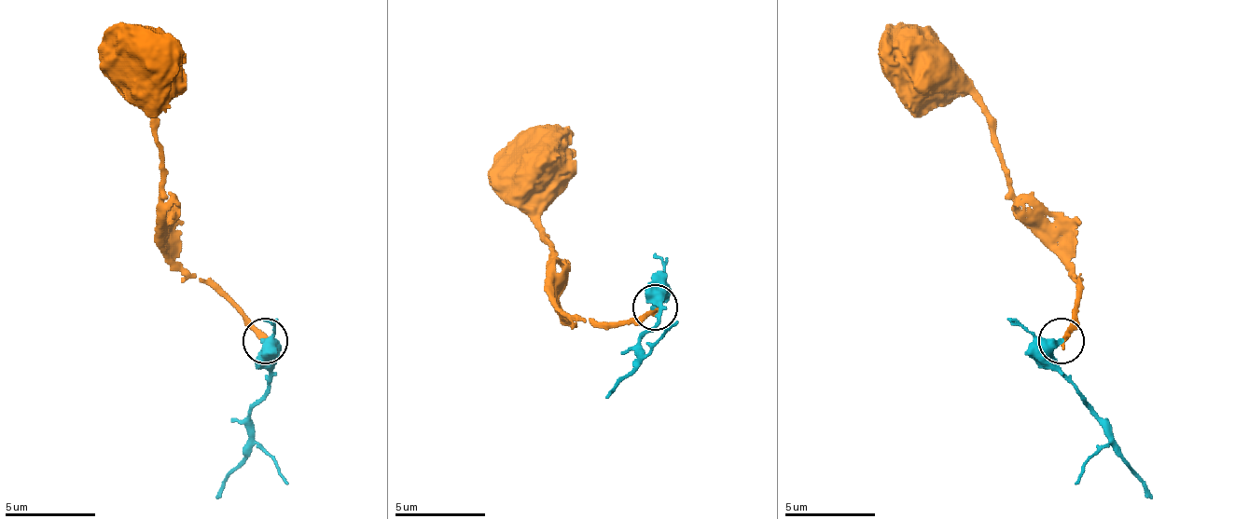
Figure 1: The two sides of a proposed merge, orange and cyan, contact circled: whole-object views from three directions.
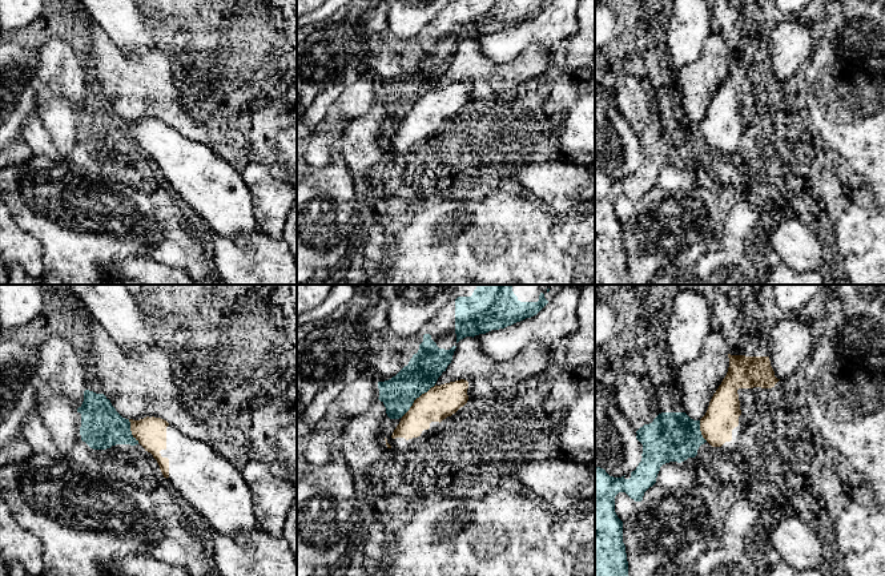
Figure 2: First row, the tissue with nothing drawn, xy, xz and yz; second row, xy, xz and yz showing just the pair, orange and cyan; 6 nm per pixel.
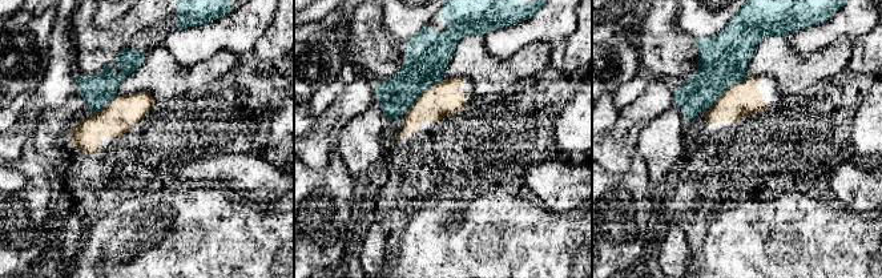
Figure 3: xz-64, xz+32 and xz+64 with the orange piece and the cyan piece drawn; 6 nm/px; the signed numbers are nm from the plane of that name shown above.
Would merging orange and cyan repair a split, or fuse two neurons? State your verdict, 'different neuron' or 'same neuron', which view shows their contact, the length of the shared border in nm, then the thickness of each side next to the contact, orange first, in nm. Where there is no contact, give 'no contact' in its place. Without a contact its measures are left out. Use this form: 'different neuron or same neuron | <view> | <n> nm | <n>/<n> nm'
different neuron | xz | 300 nm | 200/200 nm

